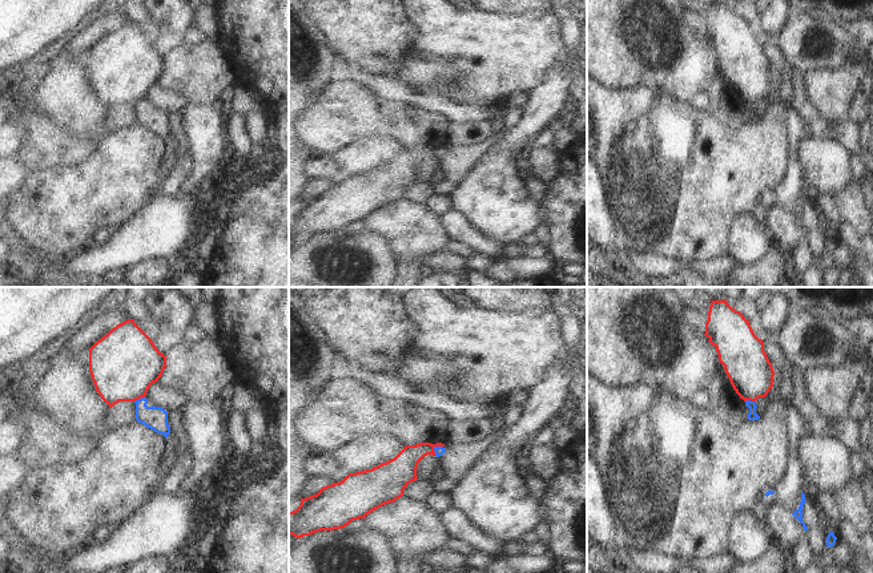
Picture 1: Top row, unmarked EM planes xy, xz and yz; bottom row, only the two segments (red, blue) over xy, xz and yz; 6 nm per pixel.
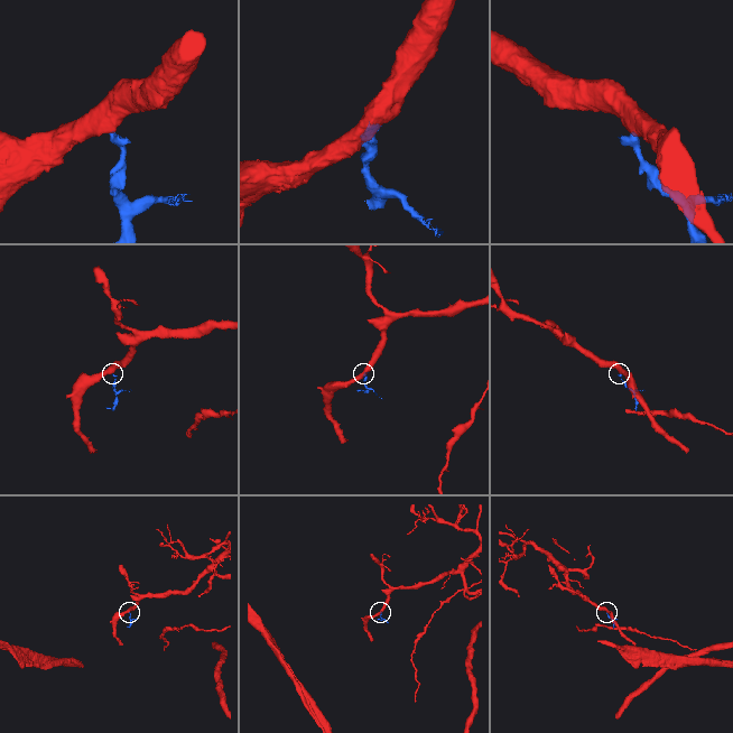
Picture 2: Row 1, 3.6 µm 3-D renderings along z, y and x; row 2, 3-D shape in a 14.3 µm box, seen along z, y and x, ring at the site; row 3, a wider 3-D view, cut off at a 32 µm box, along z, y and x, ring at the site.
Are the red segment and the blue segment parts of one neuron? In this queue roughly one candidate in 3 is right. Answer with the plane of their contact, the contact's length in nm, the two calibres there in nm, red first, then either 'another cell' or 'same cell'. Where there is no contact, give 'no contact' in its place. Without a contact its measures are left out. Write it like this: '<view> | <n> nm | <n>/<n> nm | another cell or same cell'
xy | 70 nm | 420/140 nm | another cell

